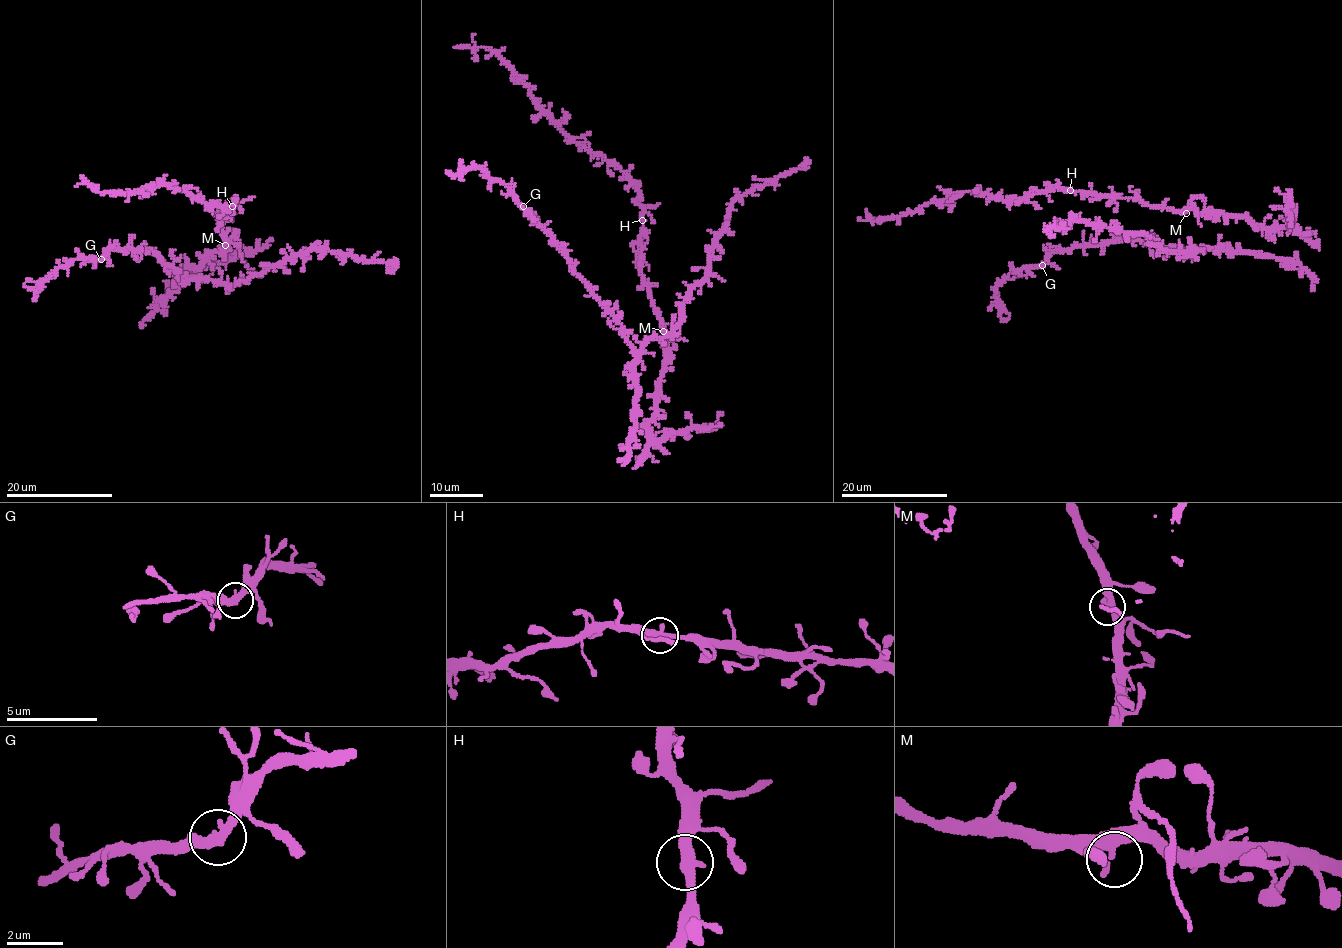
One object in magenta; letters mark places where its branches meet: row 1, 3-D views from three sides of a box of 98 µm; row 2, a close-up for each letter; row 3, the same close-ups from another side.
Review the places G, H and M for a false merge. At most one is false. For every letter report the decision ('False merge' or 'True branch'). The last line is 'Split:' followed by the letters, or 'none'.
G: True branch
H: True branch
M: True branch
Split: none

